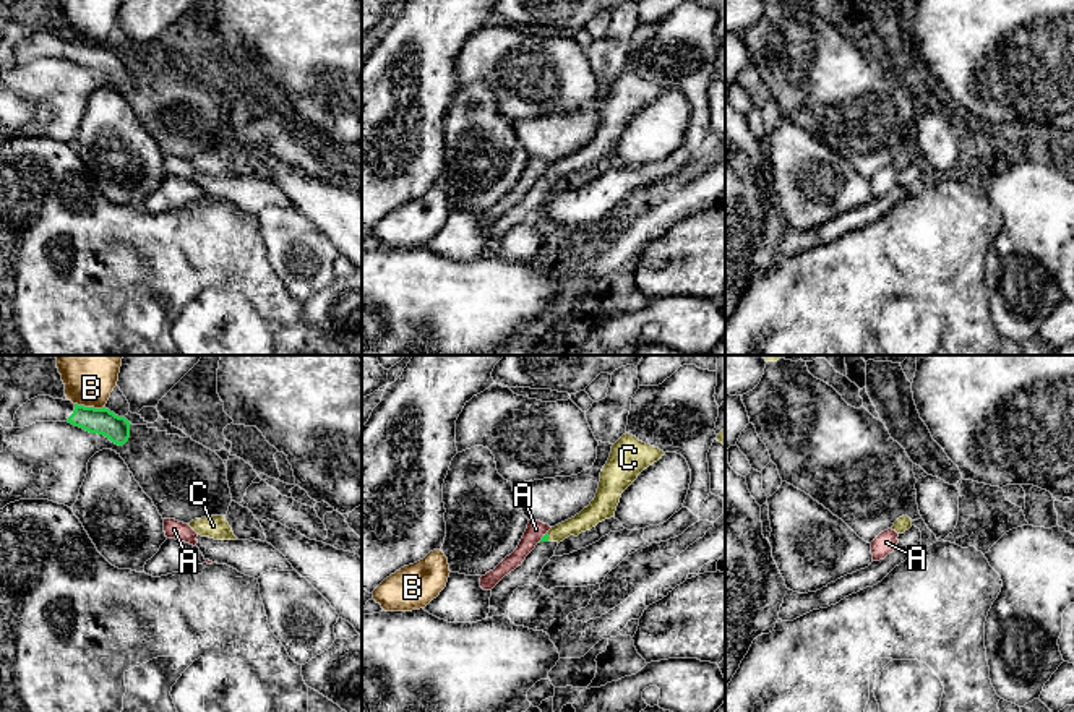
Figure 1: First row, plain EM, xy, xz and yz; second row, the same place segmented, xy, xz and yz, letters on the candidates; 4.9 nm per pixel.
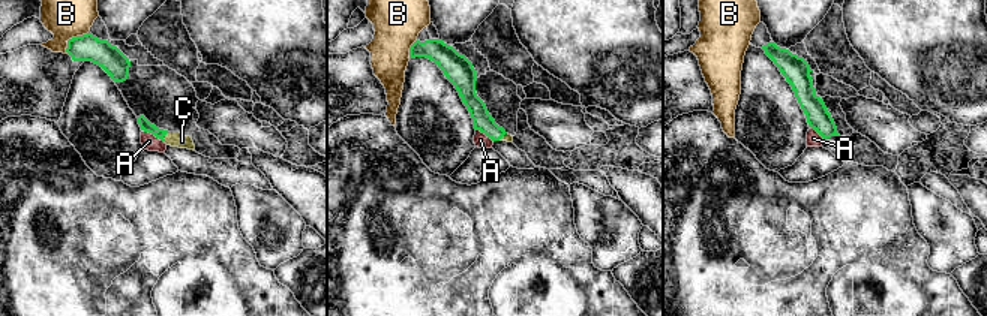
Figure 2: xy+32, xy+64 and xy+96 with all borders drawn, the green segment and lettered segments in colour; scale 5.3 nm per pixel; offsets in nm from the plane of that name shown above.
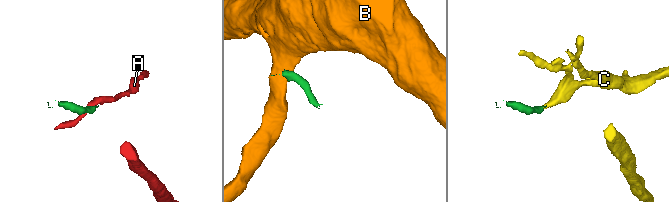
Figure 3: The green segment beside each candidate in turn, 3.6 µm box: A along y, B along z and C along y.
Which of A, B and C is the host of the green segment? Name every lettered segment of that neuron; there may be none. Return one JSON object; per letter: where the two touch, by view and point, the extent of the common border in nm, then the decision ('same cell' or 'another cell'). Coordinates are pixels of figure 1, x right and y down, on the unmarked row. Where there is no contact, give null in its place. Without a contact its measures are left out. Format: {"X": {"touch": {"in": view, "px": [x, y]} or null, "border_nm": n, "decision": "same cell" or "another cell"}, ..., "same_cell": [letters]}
{"A": {"touch": {"in": "xz", "px": [542, 174]}, "border_nm": 80, "decision": "another cell"}, "B": {"touch": {"in": "xy", "px": [90, 44]}, "border_nm": 150, "decision": "another cell"}, "C": {"touch": {"in": "xz", "px": [547, 174]}, "border_nm": 40, "decision": "same cell"}, "same_cell": ["C"]}

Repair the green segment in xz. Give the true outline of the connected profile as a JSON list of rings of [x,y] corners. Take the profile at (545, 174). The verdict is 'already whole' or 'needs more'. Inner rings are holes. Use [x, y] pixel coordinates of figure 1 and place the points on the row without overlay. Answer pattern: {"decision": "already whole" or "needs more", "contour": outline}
{"decision": "needs more", "contour": [[[625,70],[613,83],[607,101],[600,109],[595,135],[574,154],[552,164],[540,178],[563,178],[569,172],[578,174],[599,159],[615,154],[621,130],[638,112],[662,96],[665,89]]]}

